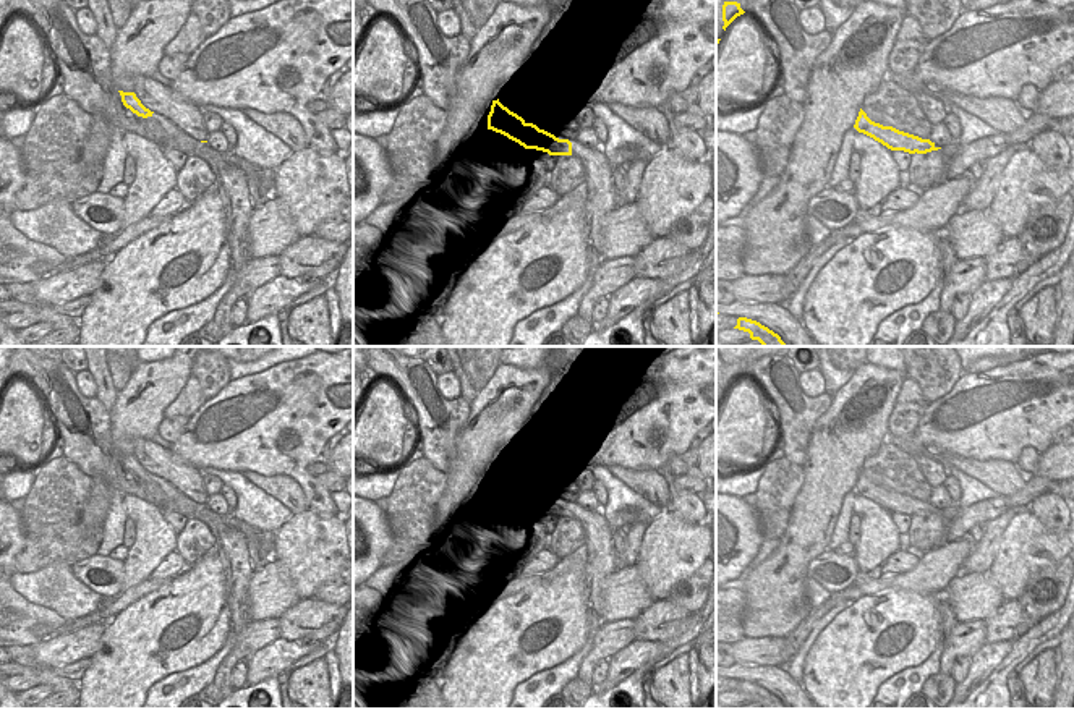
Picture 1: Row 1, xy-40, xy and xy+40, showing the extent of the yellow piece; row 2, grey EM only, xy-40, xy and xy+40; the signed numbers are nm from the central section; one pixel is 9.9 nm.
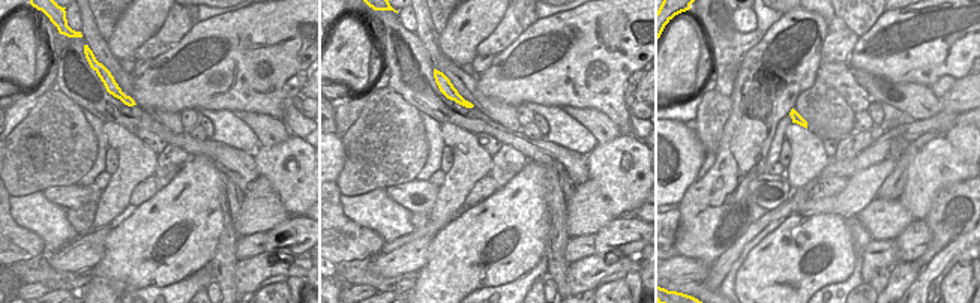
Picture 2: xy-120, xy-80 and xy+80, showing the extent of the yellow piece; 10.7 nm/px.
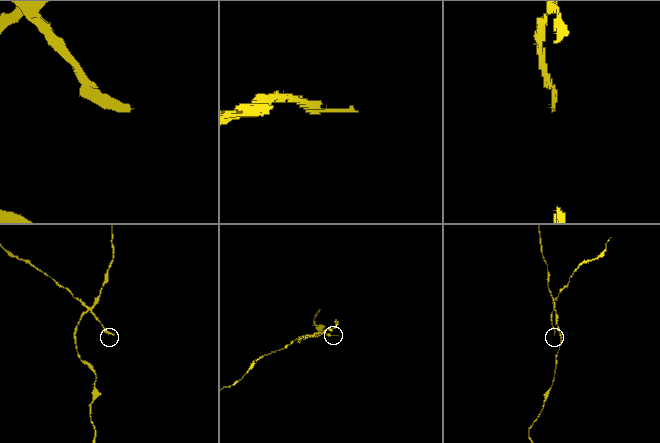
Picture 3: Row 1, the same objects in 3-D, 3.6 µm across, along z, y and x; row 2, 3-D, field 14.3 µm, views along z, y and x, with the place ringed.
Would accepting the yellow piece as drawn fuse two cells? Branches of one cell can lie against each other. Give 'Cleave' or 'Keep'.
Cleave.

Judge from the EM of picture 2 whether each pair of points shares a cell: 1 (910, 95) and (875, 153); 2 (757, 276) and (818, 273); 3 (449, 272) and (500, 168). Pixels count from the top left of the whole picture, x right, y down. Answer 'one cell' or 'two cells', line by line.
1: two cells
2: one cell
3: two cells

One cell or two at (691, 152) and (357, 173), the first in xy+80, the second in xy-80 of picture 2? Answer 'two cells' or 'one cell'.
two cells

